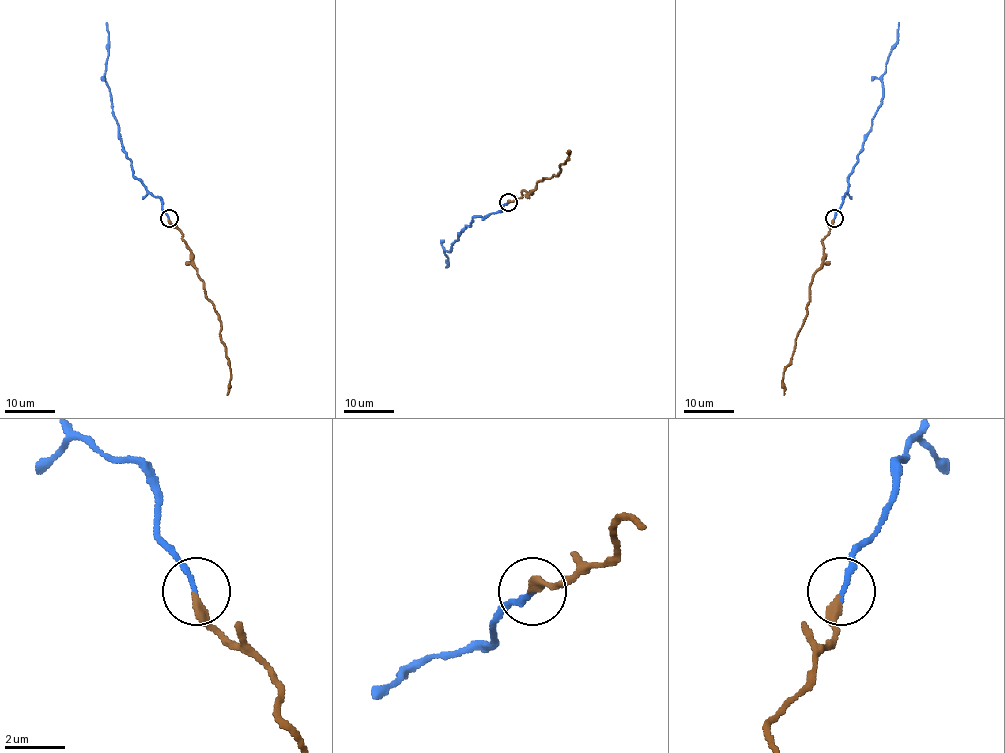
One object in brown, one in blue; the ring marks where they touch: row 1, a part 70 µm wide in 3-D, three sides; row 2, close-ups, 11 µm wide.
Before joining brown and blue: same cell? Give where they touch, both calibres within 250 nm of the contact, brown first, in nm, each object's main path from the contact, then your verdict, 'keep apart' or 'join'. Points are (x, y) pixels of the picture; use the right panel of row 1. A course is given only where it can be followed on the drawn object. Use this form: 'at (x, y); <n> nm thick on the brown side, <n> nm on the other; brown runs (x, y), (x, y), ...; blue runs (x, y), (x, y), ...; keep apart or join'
at (834, 218); 320 nm thick on the brown side, 160 nm on the other; brown runs (834, 219), (822, 241), (823, 265), (813, 276), (804, 320), (790, 364), (784, 371), (784, 395); blue runs (834, 219), (883, 96), (885, 62), (897, 41), (899, 22); join

